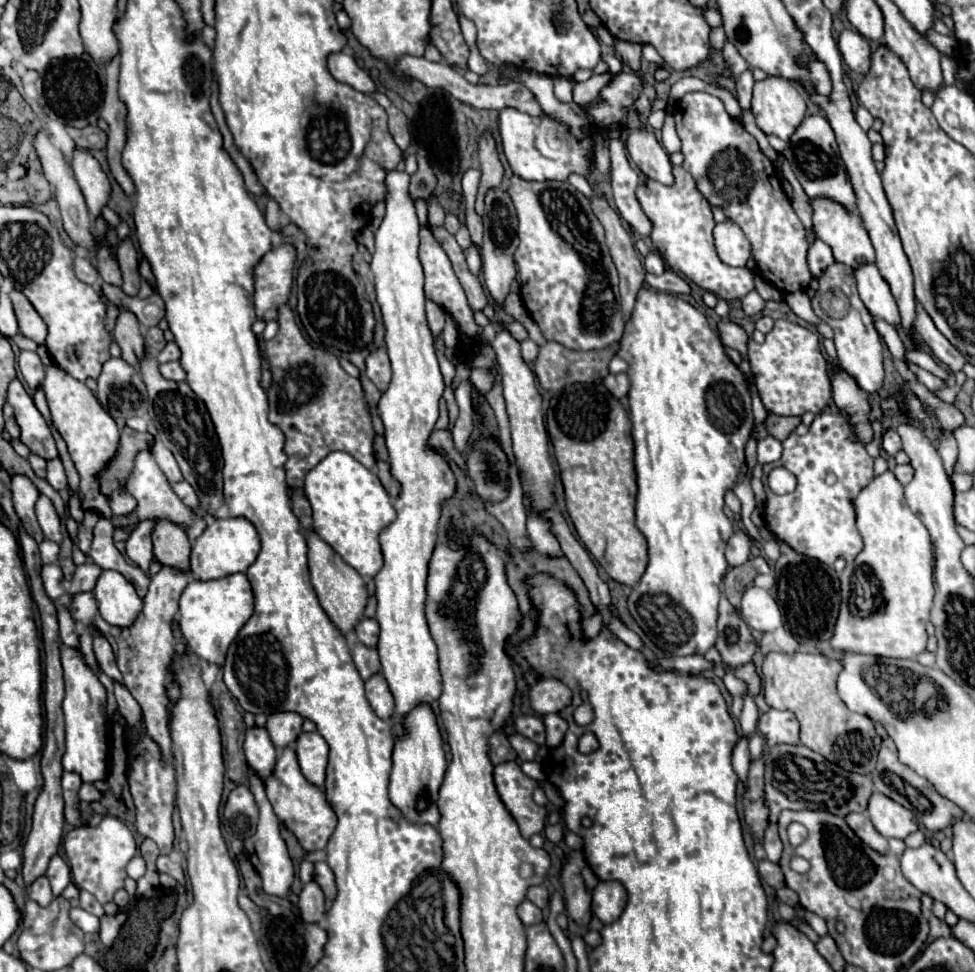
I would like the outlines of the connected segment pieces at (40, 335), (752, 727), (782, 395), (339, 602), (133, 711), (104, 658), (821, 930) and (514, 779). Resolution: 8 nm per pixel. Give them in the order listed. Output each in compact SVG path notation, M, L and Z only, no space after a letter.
M12 289L10 299L14 303L14 313L20 325L20 333L32 341L36 341L38 345L46 343L46 323L42 321L42 317L36 313L36 309L32 307L32 303L16 289Z
M745 695L743 700L744 705L739 717L739 724L743 734L750 739L756 733L759 712L753 698L750 695Z
M778 319L762 345L750 339L748 361L760 399L770 413L800 417L806 411L812 411L814 415L820 415L832 397L830 381L826 375L826 359L820 351L818 333L800 327L798 323Z
M316 533L308 535L308 565L310 565L312 585L316 589L322 609L326 611L326 615L330 617L330 621L336 625L336 629L342 635L352 633L354 627L362 621L364 609L368 603L368 593L366 593L366 585L362 577L350 565L346 565L340 559L340 555L336 555L332 547L326 545Z
M114 683L114 695L118 701L118 711L124 715L128 725L138 725L140 723L140 705L138 701L130 695L124 683Z
M96 625L92 629L92 635L94 635L94 653L96 653L96 659L102 665L104 673L108 677L112 677L114 681L122 681L122 675L120 675L120 671L116 667L116 657L114 657L114 651L112 651L108 639L98 631Z
M804 911L804 919L810 923L810 927L812 927L820 937L824 937L824 935L828 933L826 923L824 923L816 913L812 913L812 911Z
M508 761L504 765L494 767L494 783L502 803L516 819L522 837L530 839L534 833L542 833L546 821L546 809L536 805L532 799L536 781L524 775L518 763Z

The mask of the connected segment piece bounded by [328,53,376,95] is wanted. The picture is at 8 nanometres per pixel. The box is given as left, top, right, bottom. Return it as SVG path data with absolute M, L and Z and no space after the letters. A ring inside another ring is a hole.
M332 53L328 57L328 71L332 73L332 77L336 81L346 83L360 93L368 93L368 95L376 93L376 85L370 79L370 75L356 65L354 57L350 57L346 53Z

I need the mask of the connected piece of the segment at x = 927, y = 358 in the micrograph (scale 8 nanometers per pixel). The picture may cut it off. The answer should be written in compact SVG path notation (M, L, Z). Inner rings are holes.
M908 347L908 351L906 351L906 357L908 357L908 361L912 361L912 363L916 363L916 365L920 365L922 369L926 369L926 371L930 371L930 373L934 373L936 377L940 377L940 379L948 379L948 369L946 367L942 367L930 353L924 353L924 351L914 351L914 349L910 349Z

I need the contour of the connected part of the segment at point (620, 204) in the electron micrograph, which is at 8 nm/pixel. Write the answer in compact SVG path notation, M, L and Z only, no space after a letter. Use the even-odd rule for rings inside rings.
M620 137L610 139L610 161L612 161L610 183L612 183L612 193L614 193L614 203L618 207L618 213L632 227L632 231L640 235L650 235L652 223L644 215L636 199L636 187L640 183L640 177L630 167L626 157L626 147L620 141Z

